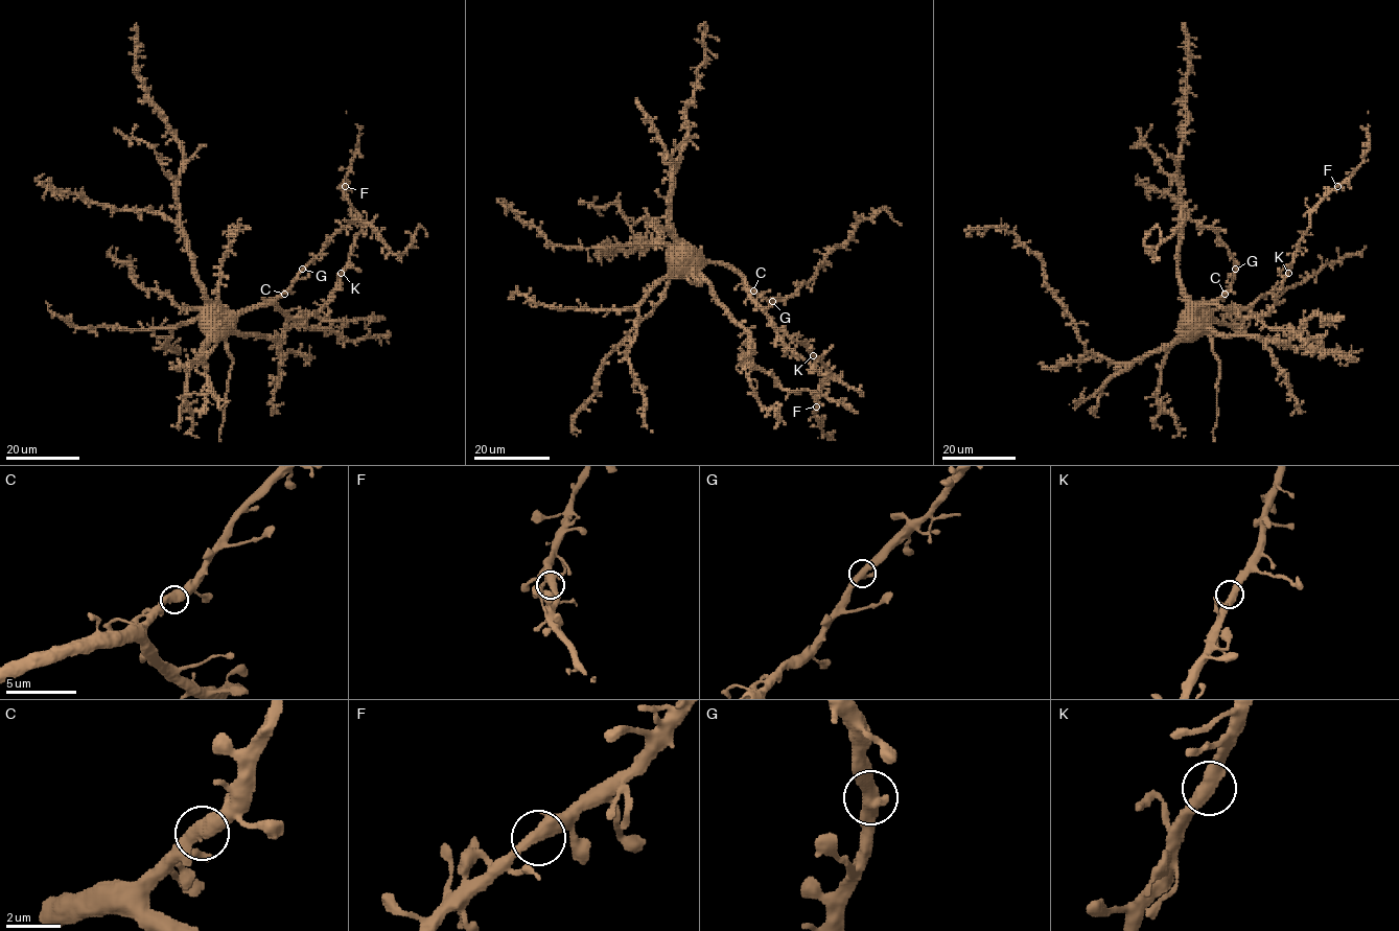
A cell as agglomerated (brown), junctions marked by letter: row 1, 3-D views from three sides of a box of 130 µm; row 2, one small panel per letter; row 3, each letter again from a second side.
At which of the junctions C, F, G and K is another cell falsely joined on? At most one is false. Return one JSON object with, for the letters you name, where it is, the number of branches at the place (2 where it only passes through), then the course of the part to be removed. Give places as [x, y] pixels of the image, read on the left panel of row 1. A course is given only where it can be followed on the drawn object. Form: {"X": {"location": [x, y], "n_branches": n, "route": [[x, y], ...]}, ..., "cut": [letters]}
{"cut": []}

